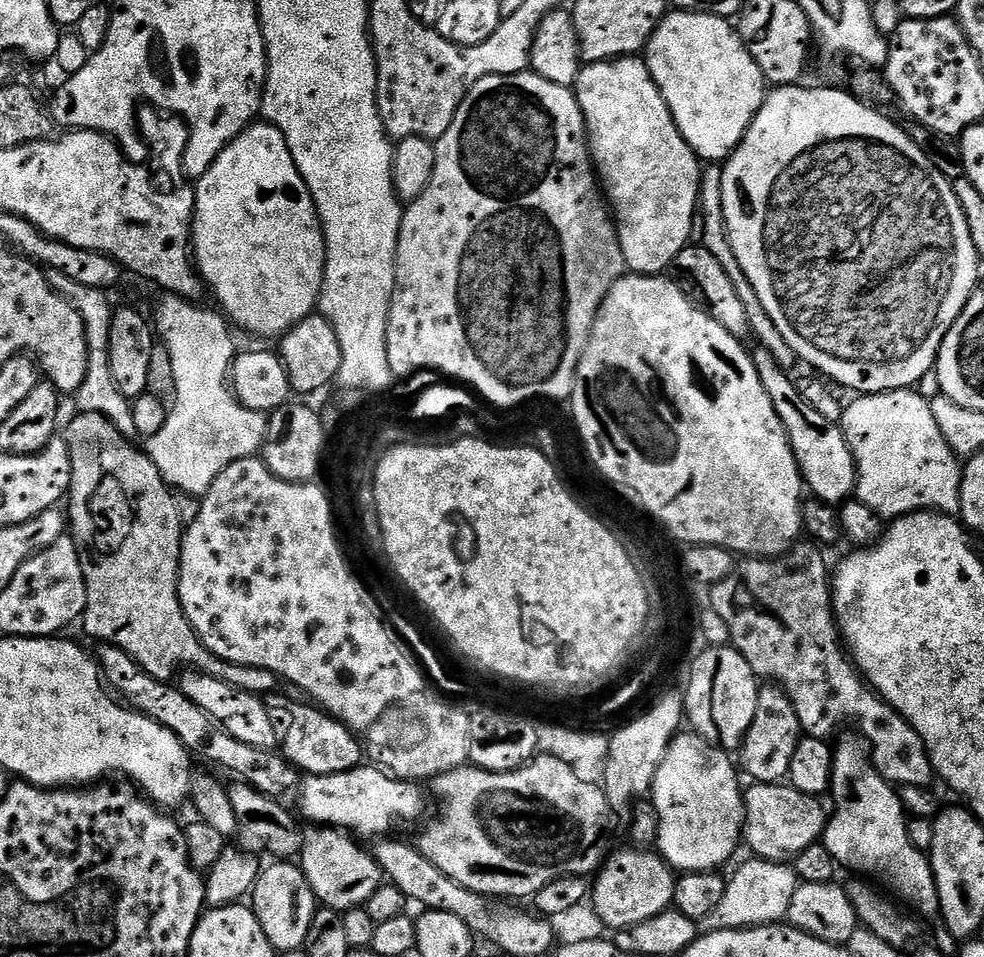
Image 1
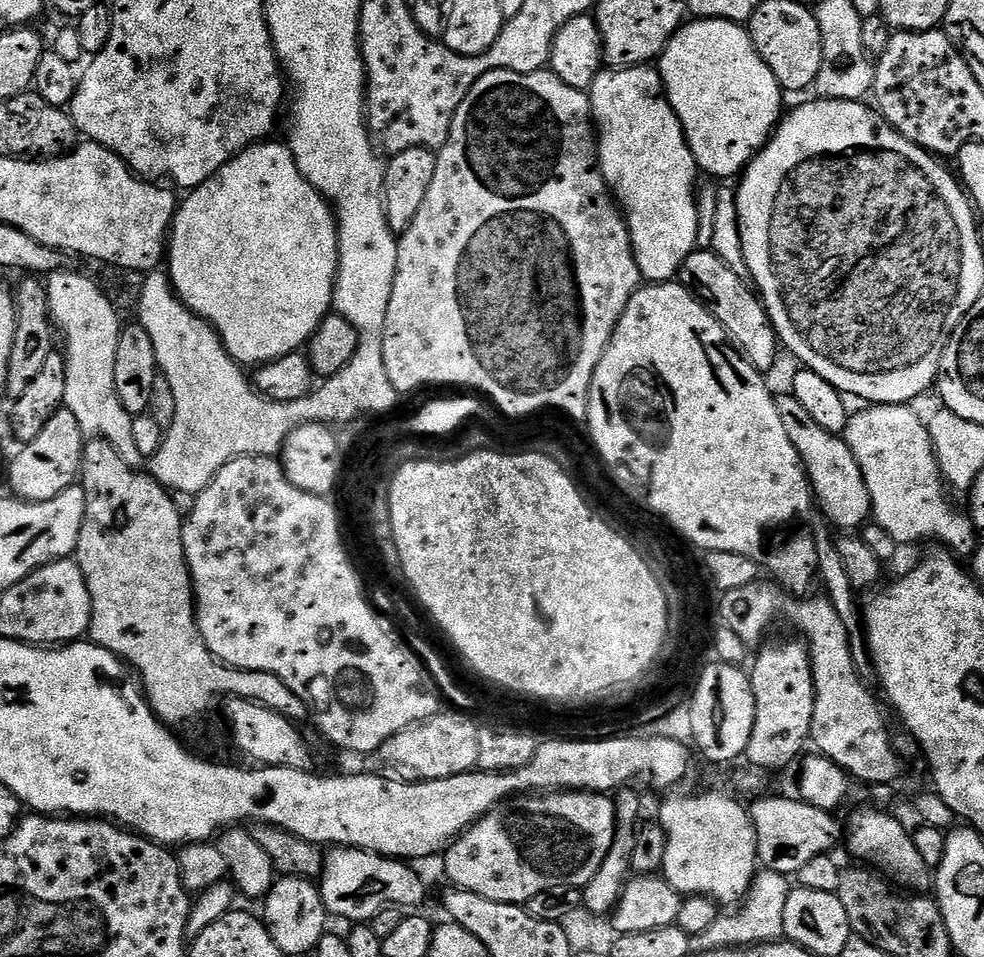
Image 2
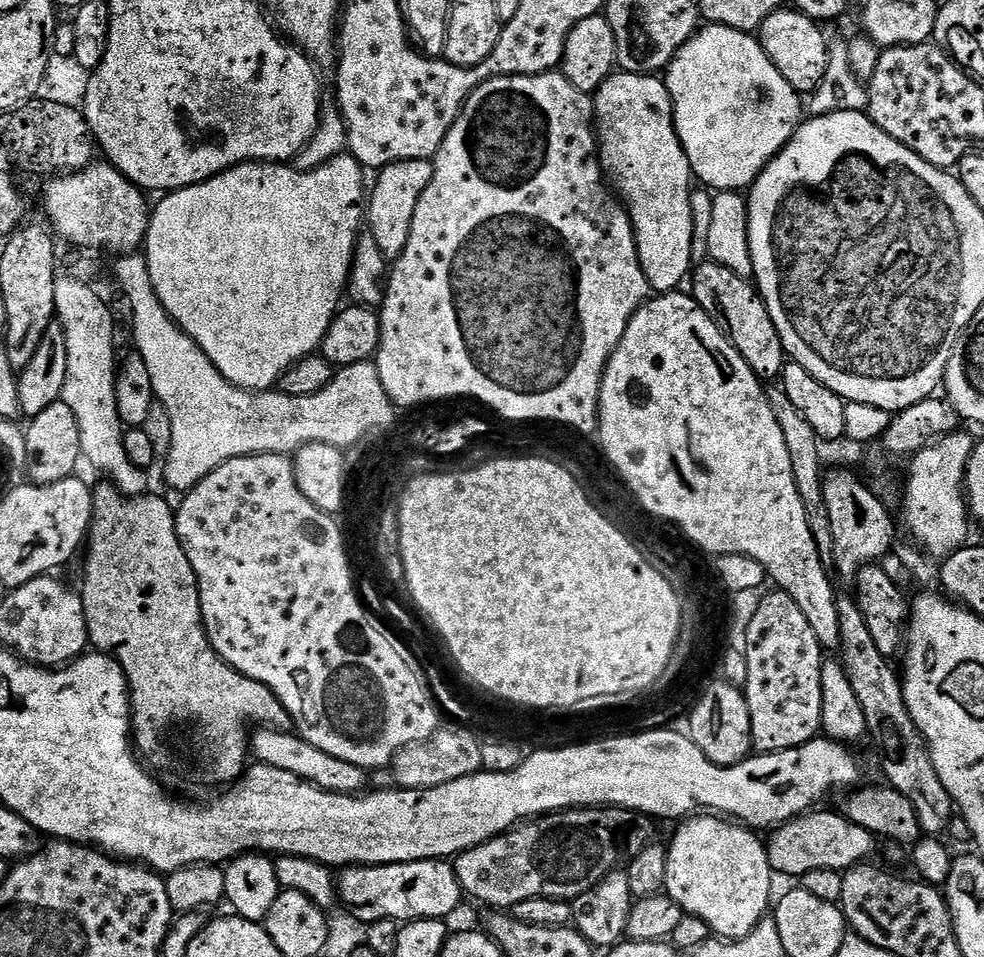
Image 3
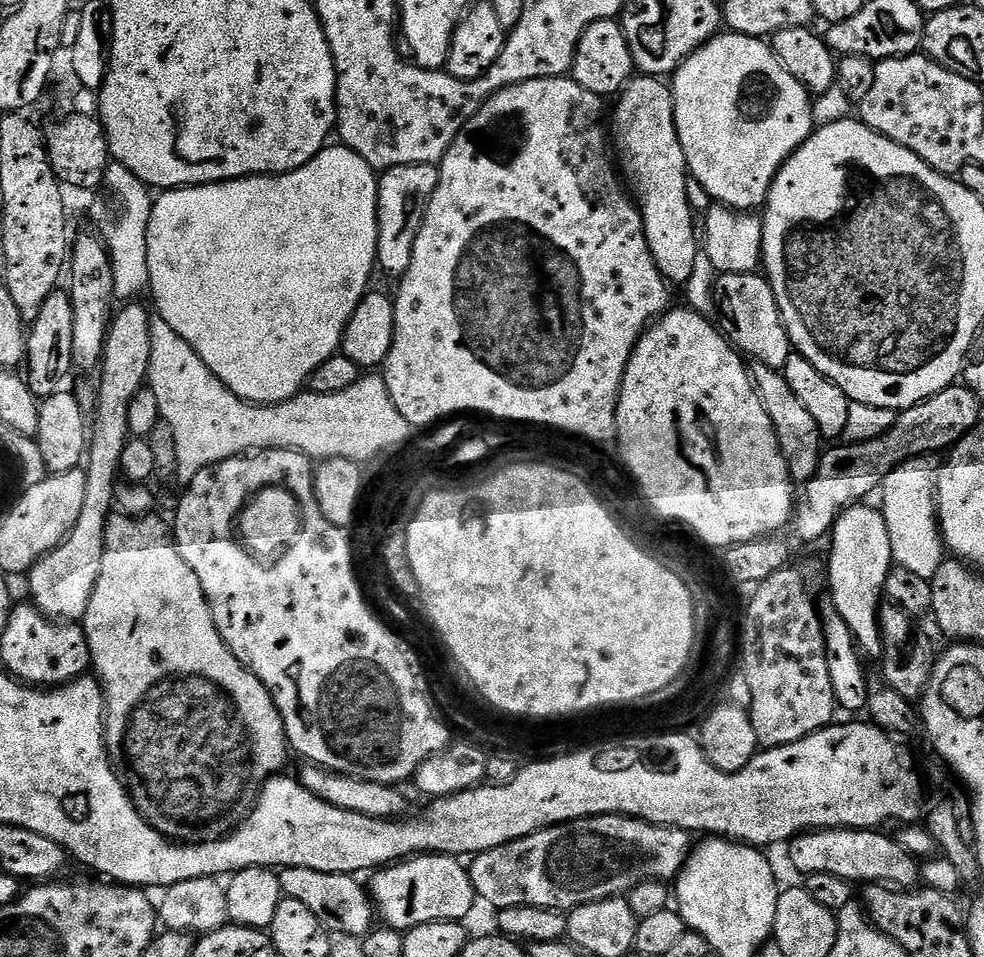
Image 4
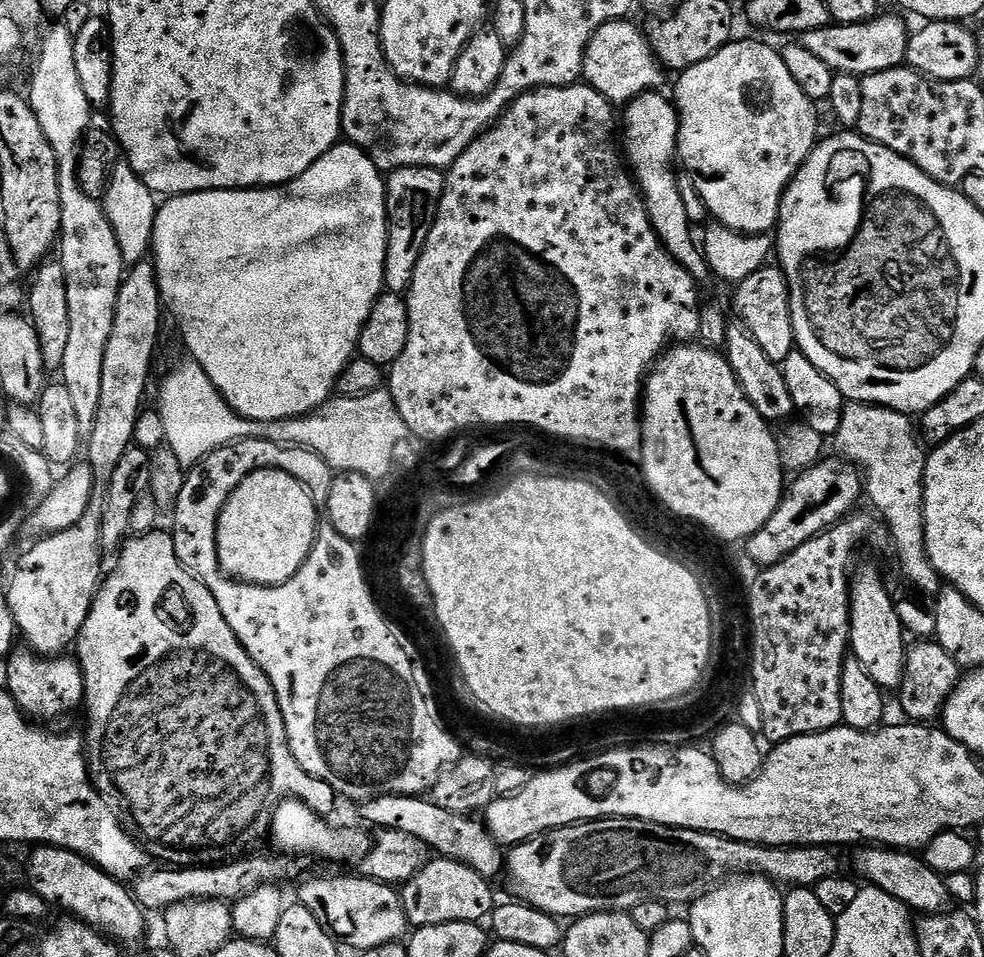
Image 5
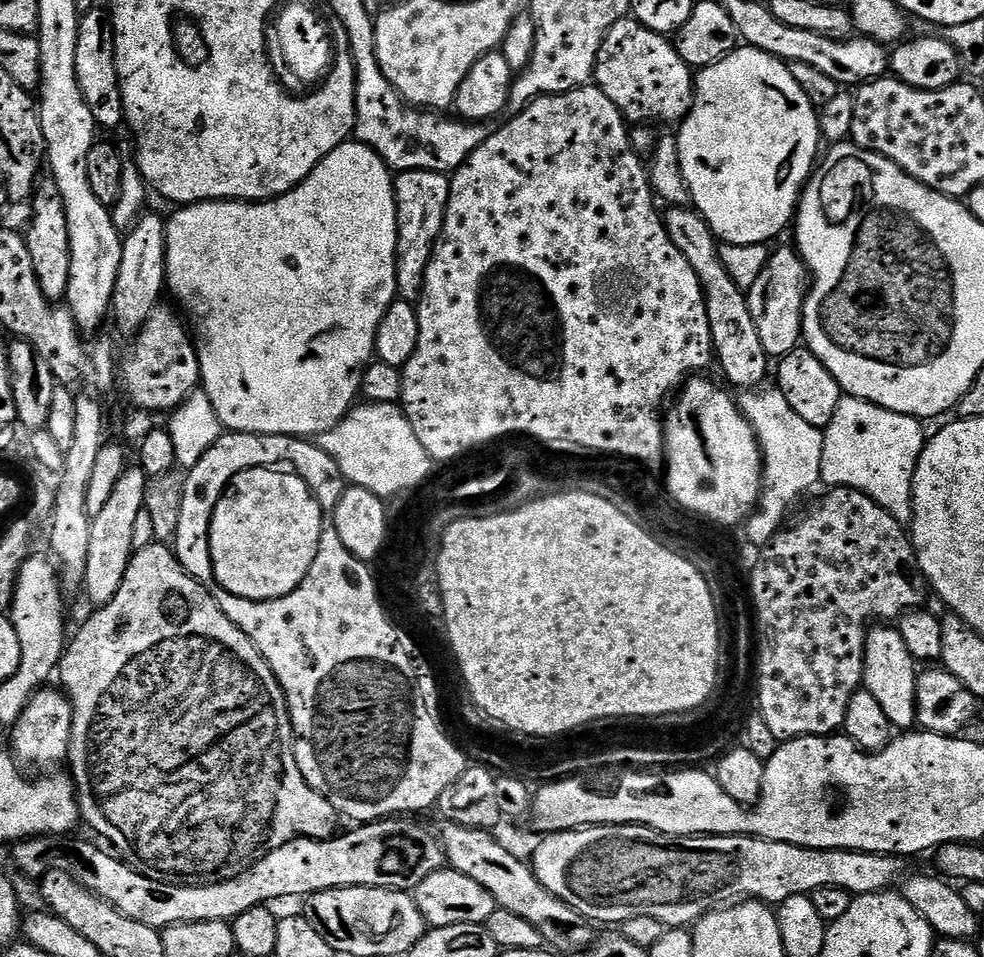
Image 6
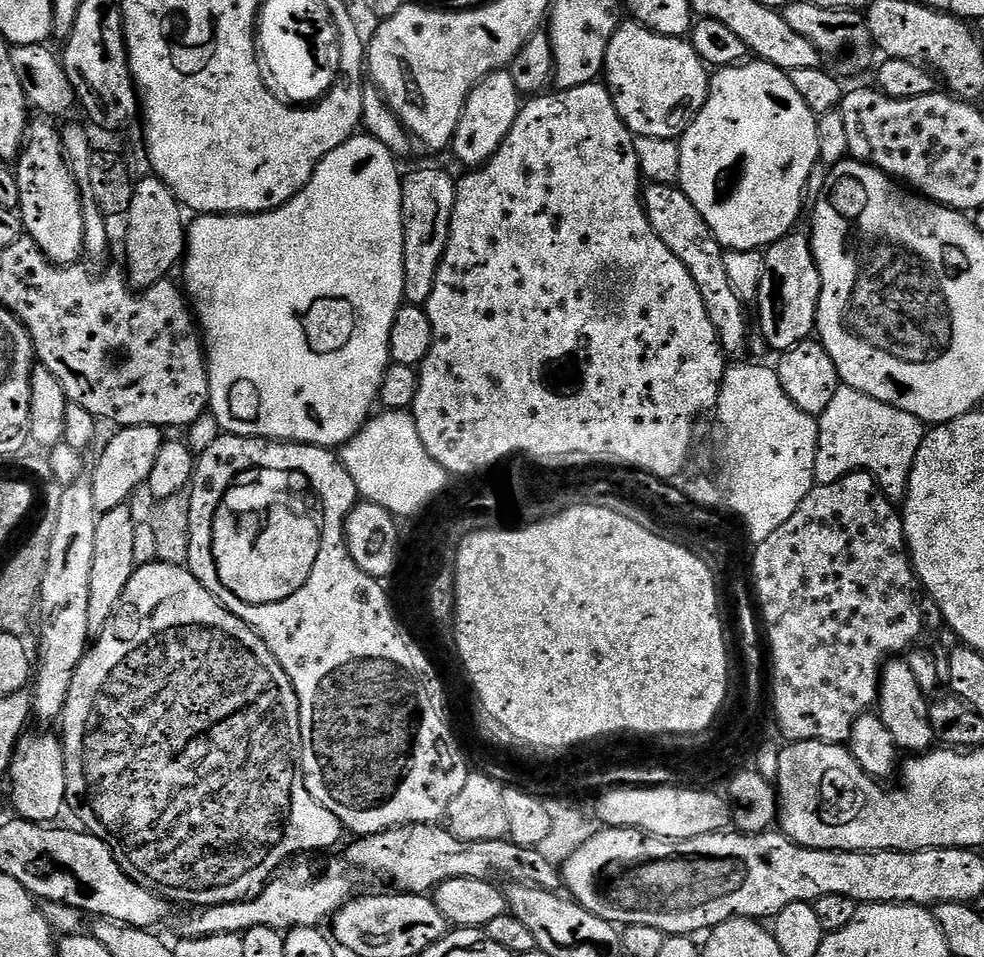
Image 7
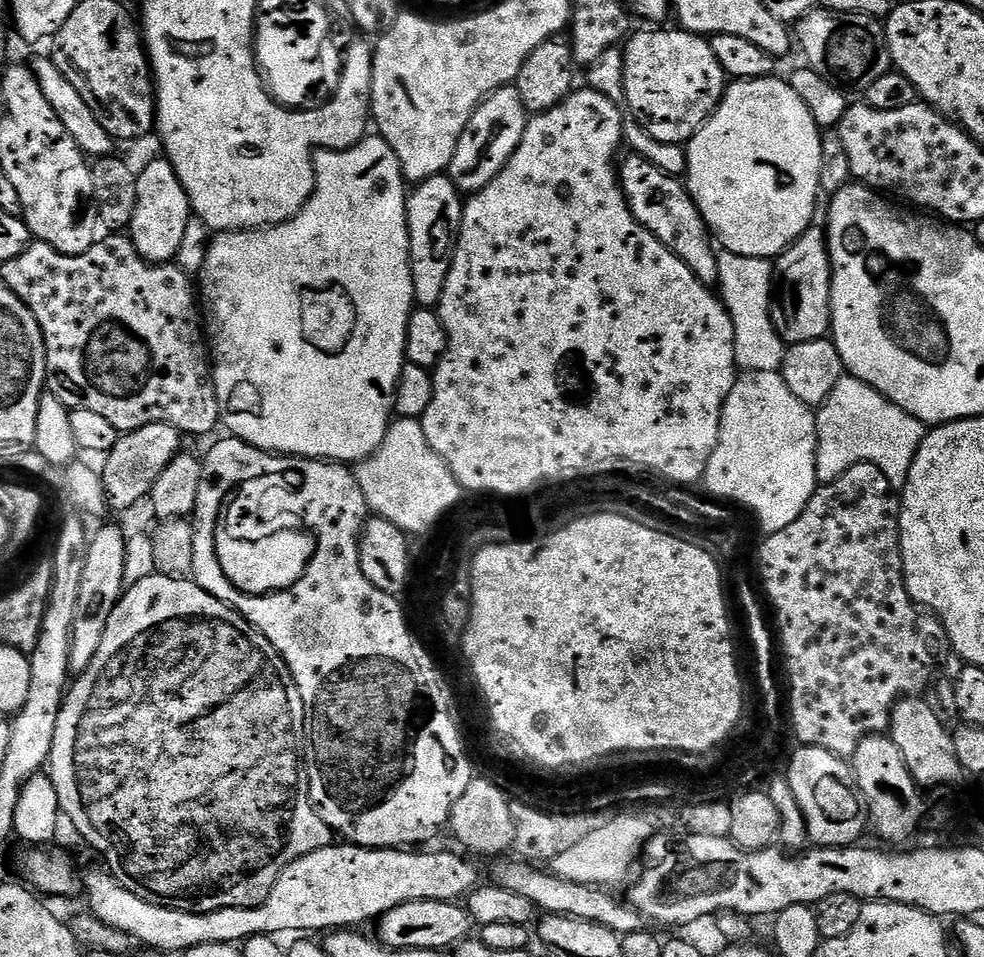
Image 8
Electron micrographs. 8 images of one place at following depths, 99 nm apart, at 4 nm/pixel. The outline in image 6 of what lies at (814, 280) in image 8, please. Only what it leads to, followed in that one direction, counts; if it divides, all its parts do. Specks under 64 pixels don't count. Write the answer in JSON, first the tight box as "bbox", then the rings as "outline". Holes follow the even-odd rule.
{"bbox":[747,247,810,358],"outline":[[[795,247],[780,248],[769,255],[762,274],[758,274],[758,282],[747,289],[750,314],[754,318],[754,326],[758,326],[758,338],[762,338],[762,346],[766,346],[769,357],[779,358],[790,354],[801,343],[804,331],[804,297],[810,287],[808,269],[804,266],[804,259]]]}

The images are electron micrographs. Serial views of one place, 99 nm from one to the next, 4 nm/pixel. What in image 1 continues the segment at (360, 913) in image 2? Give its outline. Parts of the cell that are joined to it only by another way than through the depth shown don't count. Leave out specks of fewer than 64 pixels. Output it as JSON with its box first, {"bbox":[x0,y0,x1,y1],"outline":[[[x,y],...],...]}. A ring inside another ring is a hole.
{"bbox":[298,826,385,914],"outline":[[[308,826],[303,829],[303,840],[298,853],[298,863],[314,890],[317,901],[325,908],[333,908],[341,914],[351,908],[362,908],[367,905],[374,890],[385,883],[384,872],[375,855],[364,848],[359,848],[347,831],[335,826]]]}

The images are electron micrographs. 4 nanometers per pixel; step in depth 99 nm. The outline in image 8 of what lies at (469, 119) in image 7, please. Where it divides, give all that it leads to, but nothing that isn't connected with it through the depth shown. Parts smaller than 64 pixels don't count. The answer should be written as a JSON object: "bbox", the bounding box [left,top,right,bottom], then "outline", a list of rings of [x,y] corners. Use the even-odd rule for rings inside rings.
{"bbox":[446,86,530,194],"outline":[[[515,86],[499,88],[497,92],[489,94],[474,110],[470,122],[466,122],[462,138],[458,138],[458,150],[454,150],[454,158],[446,173],[454,186],[464,194],[490,186],[506,162],[510,162],[514,150],[518,150],[518,142],[522,142],[529,119],[530,114],[524,109],[522,98],[518,98]]]}

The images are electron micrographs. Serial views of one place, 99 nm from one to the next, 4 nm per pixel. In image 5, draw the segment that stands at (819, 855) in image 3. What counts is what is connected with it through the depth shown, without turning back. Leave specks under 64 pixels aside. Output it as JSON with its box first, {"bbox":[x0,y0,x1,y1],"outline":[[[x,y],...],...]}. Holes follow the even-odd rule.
{"bbox":[855,846,950,914],"outline":[[[864,846],[856,856],[855,875],[873,888],[886,890],[916,914],[939,914],[949,907],[950,897],[943,876],[939,876],[919,855],[908,850]]]}

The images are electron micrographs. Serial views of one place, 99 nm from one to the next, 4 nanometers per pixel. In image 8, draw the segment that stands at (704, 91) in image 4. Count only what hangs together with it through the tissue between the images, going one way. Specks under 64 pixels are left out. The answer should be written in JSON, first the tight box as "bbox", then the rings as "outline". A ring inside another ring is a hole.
{"bbox":[686,75,822,260],"outline":[[[775,75],[763,76],[757,80],[733,79],[725,87],[724,96],[720,105],[712,111],[707,122],[700,127],[692,139],[686,145],[688,157],[688,170],[686,173],[686,185],[694,203],[697,204],[701,216],[708,223],[708,230],[712,233],[715,243],[725,252],[742,254],[750,258],[762,258],[763,260],[775,258],[791,246],[807,228],[813,227],[812,215],[816,212],[816,196],[821,195],[820,171],[822,170],[822,129],[816,125],[810,110],[806,110],[806,102],[794,94],[791,83],[787,79],[776,80]]]}

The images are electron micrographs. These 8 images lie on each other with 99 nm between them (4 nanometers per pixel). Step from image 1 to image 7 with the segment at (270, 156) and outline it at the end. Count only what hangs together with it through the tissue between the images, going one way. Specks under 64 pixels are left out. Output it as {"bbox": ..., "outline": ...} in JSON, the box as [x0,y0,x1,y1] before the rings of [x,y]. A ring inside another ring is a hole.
{"bbox":[182,134,405,450],"outline":[[[357,134],[351,140],[346,141],[342,146],[338,146],[336,152],[329,154],[328,158],[314,170],[312,183],[306,185],[303,191],[294,194],[290,202],[286,202],[281,208],[275,208],[269,212],[259,212],[253,216],[206,216],[197,215],[196,220],[191,221],[186,232],[186,251],[182,257],[182,269],[184,268],[184,280],[182,288],[190,301],[190,307],[198,321],[199,331],[202,333],[202,343],[206,349],[206,359],[208,362],[208,381],[210,382],[210,394],[208,402],[210,405],[210,415],[215,418],[216,425],[220,427],[221,433],[230,436],[262,436],[265,440],[295,440],[298,444],[317,444],[323,448],[333,450],[339,449],[354,434],[358,434],[360,429],[368,423],[377,407],[380,398],[380,387],[384,385],[384,375],[388,365],[392,363],[390,354],[390,334],[394,330],[394,318],[398,310],[405,303],[404,298],[404,215],[402,214],[402,171],[398,165],[397,157],[392,155],[382,142],[378,142],[373,136],[367,134]]]}

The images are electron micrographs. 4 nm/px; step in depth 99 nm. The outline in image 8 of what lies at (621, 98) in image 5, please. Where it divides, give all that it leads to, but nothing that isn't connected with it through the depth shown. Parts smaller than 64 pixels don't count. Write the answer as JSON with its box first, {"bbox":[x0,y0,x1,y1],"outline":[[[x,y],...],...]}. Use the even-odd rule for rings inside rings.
{"bbox":[623,32,726,145],"outline":[[[640,32],[629,35],[623,45],[624,54],[624,104],[631,115],[658,142],[663,144],[687,145],[693,134],[707,122],[712,111],[720,105],[726,87],[726,73],[714,58],[711,43],[695,32]]]}

